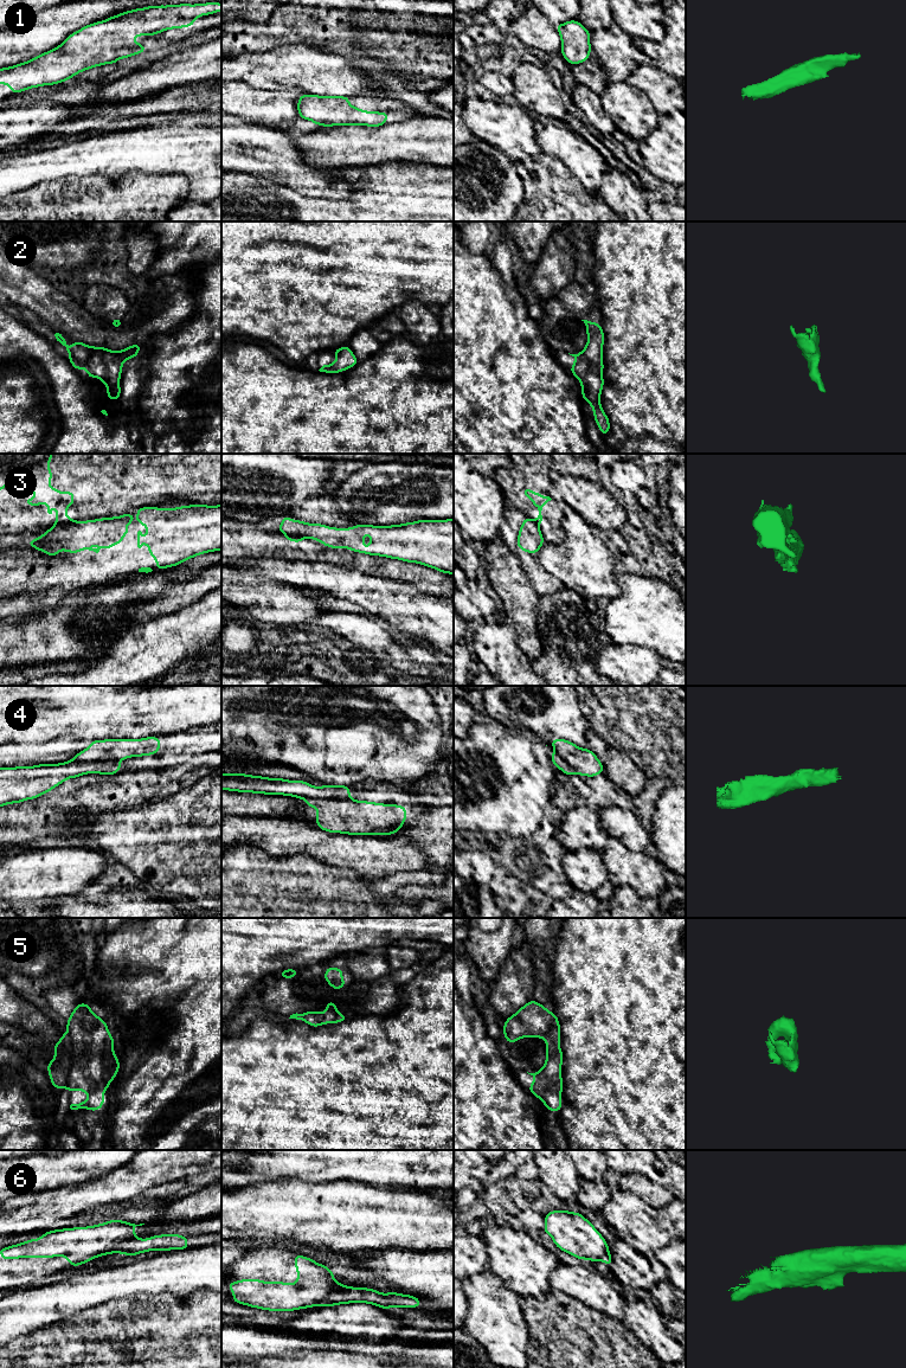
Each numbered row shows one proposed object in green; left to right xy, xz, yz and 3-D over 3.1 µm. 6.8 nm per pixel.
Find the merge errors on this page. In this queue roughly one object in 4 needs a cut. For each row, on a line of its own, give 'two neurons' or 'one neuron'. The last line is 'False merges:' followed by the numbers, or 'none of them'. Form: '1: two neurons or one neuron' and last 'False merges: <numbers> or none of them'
1: one neuron
2: one neuron
3: two neurons
4: one neuron
5: one neuron
6: one neuron
False merges: 3

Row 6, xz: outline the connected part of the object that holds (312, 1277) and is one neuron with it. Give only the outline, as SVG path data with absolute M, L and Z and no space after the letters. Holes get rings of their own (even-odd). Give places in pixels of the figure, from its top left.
M301 1254L294 1255L297 1282L263 1282L240 1279L230 1282L232 1302L269 1311L294 1311L313 1306L335 1306L349 1303L367 1303L381 1309L419 1308L420 1300L411 1295L381 1293L368 1287L353 1287L338 1283L326 1265Z

